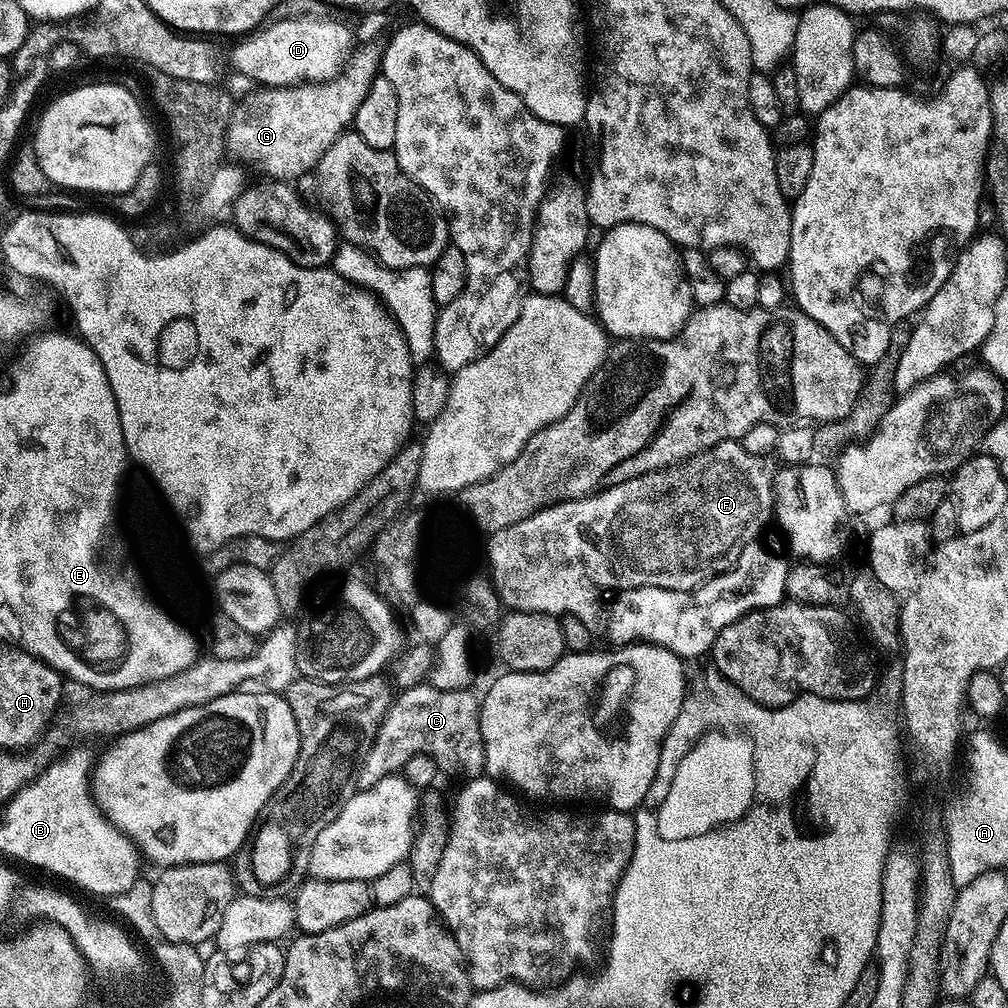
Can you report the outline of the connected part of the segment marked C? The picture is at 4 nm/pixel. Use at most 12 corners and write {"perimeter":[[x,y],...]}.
{"perimeter":[[425,682],[393,699],[360,765],[361,789],[429,756],[485,771],[481,701]]}

